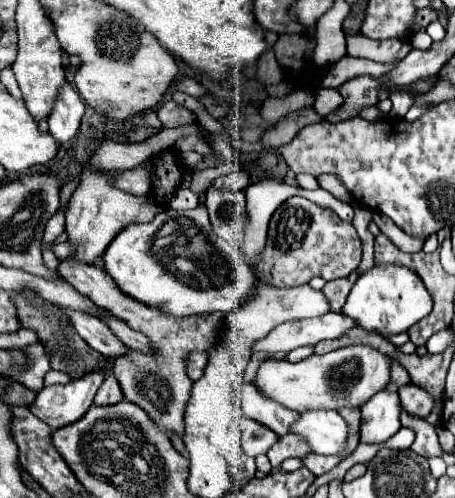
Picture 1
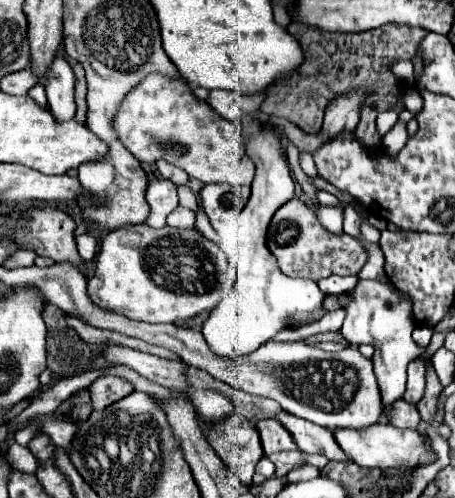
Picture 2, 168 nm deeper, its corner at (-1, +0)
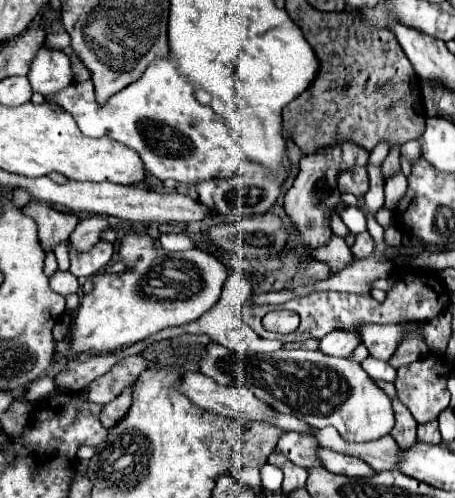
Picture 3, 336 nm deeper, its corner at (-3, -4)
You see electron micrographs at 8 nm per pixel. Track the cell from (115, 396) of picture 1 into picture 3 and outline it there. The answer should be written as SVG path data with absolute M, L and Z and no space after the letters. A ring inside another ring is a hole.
M132 388L124 390L122 396L118 396L116 400L112 400L110 404L104 406L104 410L102 410L102 414L100 414L102 426L104 426L106 430L110 430L112 426L116 426L116 424L128 414L130 402L132 402Z

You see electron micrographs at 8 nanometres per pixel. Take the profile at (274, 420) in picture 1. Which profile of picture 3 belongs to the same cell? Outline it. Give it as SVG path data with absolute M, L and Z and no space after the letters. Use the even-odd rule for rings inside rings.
M320 448L320 458L324 462L324 468L334 474L342 474L350 478L368 478L376 474L364 460L356 456L346 456L328 448Z

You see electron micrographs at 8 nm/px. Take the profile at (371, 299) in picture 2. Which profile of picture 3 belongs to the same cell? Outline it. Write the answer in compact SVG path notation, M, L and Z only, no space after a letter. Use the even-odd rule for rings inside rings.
M330 332L324 340L320 340L318 350L328 354L328 356L338 356L338 358L346 358L352 348L356 348L360 344L360 336L352 334L352 332Z

